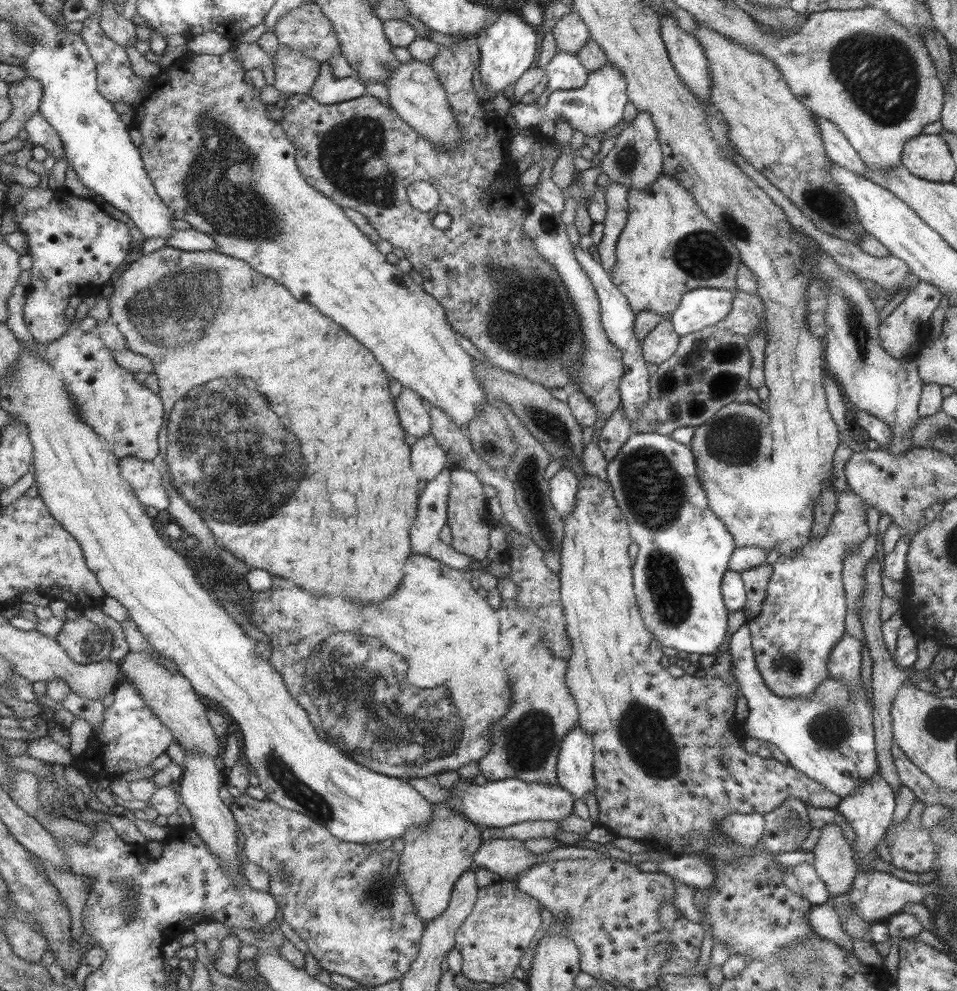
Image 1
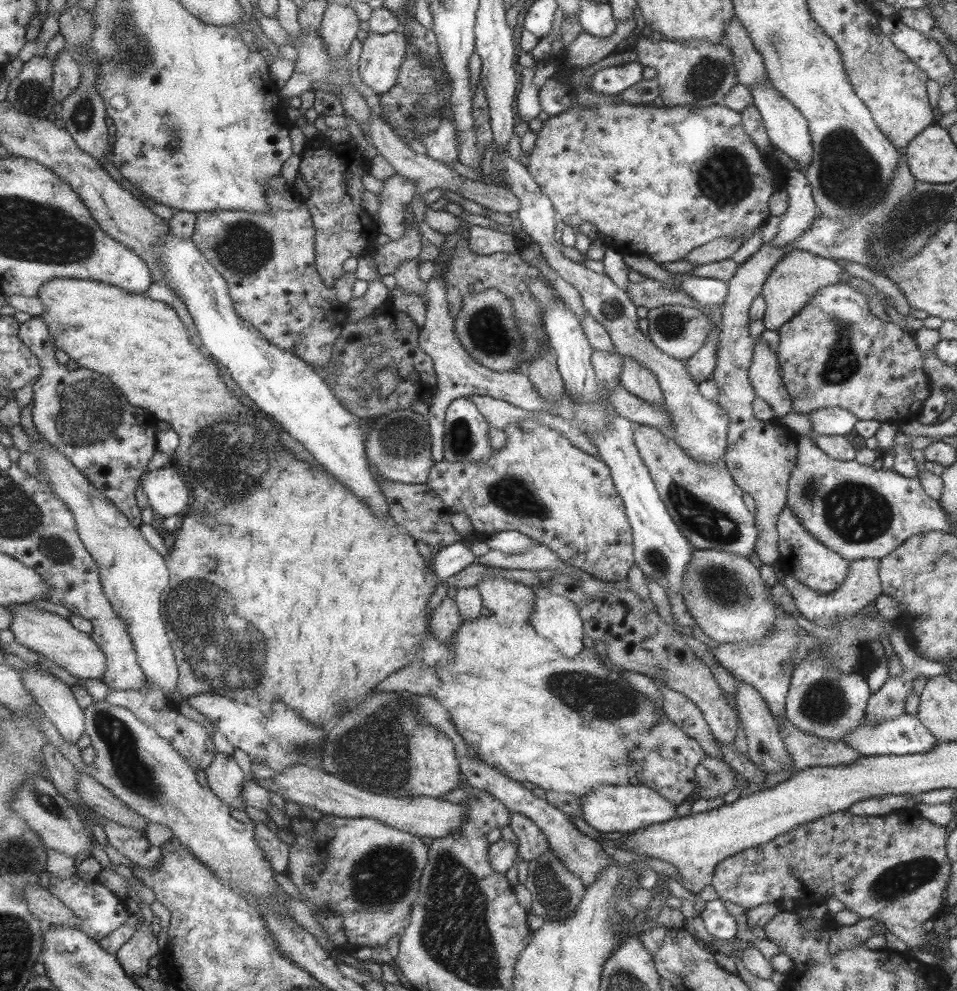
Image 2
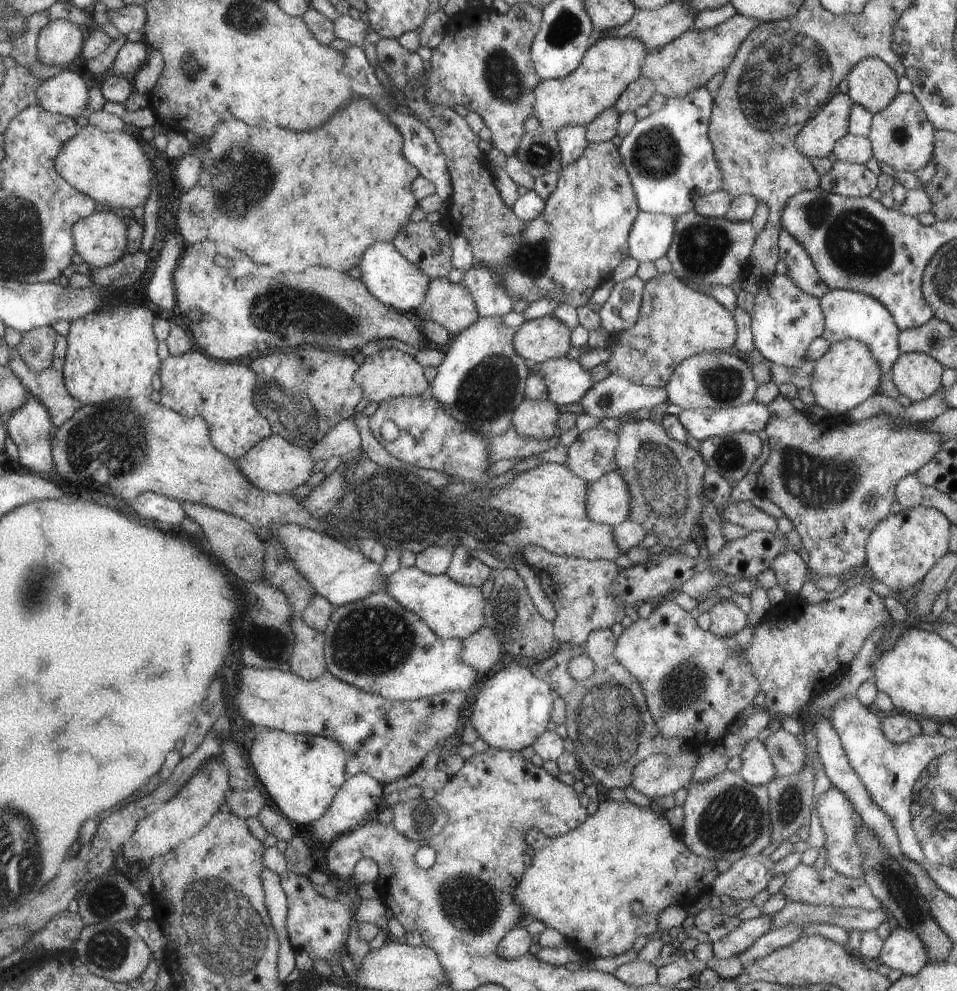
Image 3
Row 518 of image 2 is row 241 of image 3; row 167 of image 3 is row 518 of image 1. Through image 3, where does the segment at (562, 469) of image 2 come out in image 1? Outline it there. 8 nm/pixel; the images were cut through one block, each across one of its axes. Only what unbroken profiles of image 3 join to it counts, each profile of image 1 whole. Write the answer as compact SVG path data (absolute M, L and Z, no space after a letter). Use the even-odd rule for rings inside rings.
M466 469L453 470L450 474L446 512L446 524L451 530L450 547L469 556L476 564L479 560L487 560L487 552L491 552L491 529L500 528L498 520L491 516L487 488L483 488L483 481L477 475ZM583 476L583 480L577 481L577 490L575 492L575 504L573 510L562 519L564 523L564 536L561 542L561 550L559 552L559 580L561 581L561 600L563 606L563 614L566 618L566 632L570 637L571 642L571 657L566 661L566 686L570 690L571 696L574 697L575 704L578 709L578 724L587 732L587 736L594 741L594 779L595 788L593 794L596 796L596 804L598 808L597 825L601 825L609 830L614 837L634 838L639 842L647 844L651 850L664 851L667 855L680 857L683 855L705 856L705 860L712 864L714 871L714 880L712 886L705 888L708 892L708 898L704 902L704 908L700 910L701 925L709 926L713 944L722 945L731 955L743 956L747 961L763 960L768 962L773 960L773 955L779 955L784 951L789 951L794 945L803 943L808 939L820 938L812 930L811 926L806 922L806 914L809 913L811 906L807 900L803 900L802 896L798 896L795 891L790 890L784 884L783 876L786 874L785 869L780 869L780 866L773 861L773 855L767 850L759 851L755 847L751 847L749 851L745 851L745 847L741 849L741 845L737 845L733 839L729 839L727 833L721 831L719 822L729 816L729 814L749 814L749 813L767 813L775 809L781 803L783 798L793 796L797 800L803 800L803 804L813 806L813 808L830 808L835 809L839 802L838 796L827 788L823 788L822 784L817 784L810 777L795 770L789 764L782 764L779 761L771 758L761 758L756 752L747 752L747 735L743 733L743 723L739 720L739 700L743 700L739 683L737 683L734 670L732 670L731 657L727 650L722 649L715 656L715 662L712 668L706 671L703 678L696 678L694 675L671 676L668 672L667 664L663 664L663 654L667 653L663 644L651 635L651 631L643 624L643 617L638 610L637 597L634 595L634 590L631 590L631 562L627 558L627 546L629 546L630 534L629 526L626 524L626 518L622 514L622 510L618 506L618 502L611 496L611 488L607 484L603 484L601 480L597 480L595 476ZM635 644L641 644L647 647L649 657L643 661L637 661L631 655L631 648ZM715 838L723 838L725 844L733 846L733 861L723 863L721 859L713 857L713 840Z

